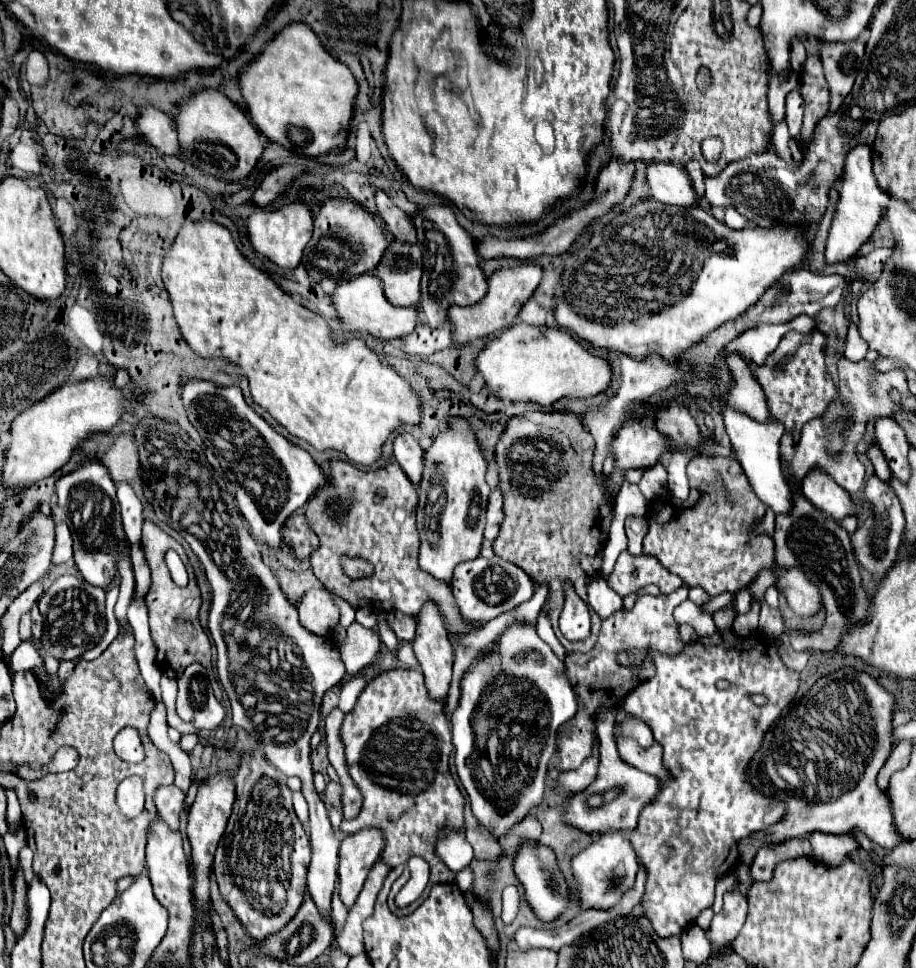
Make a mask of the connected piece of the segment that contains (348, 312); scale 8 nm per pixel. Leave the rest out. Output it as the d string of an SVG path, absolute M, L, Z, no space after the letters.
M361 275L355 277L353 281L339 283L331 295L331 303L337 311L343 331L363 331L377 339L387 341L387 339L399 339L415 329L417 309L389 305L389 301L385 301L385 295L381 291L381 281L375 275Z

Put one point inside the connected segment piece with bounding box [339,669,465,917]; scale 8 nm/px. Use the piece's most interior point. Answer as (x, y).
(397, 741)

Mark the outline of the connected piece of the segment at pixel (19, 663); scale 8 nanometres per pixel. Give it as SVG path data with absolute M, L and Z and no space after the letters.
M23 641L11 655L11 669L13 671L29 671L33 673L33 677L47 687L49 691L53 691L53 685L59 681L59 673L49 673L39 651L33 647L31 641Z

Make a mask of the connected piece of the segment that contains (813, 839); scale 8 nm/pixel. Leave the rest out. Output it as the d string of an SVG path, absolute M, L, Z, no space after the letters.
M813 833L807 837L815 857L827 865L839 865L843 857L849 857L861 847L853 835L833 835L833 833Z

